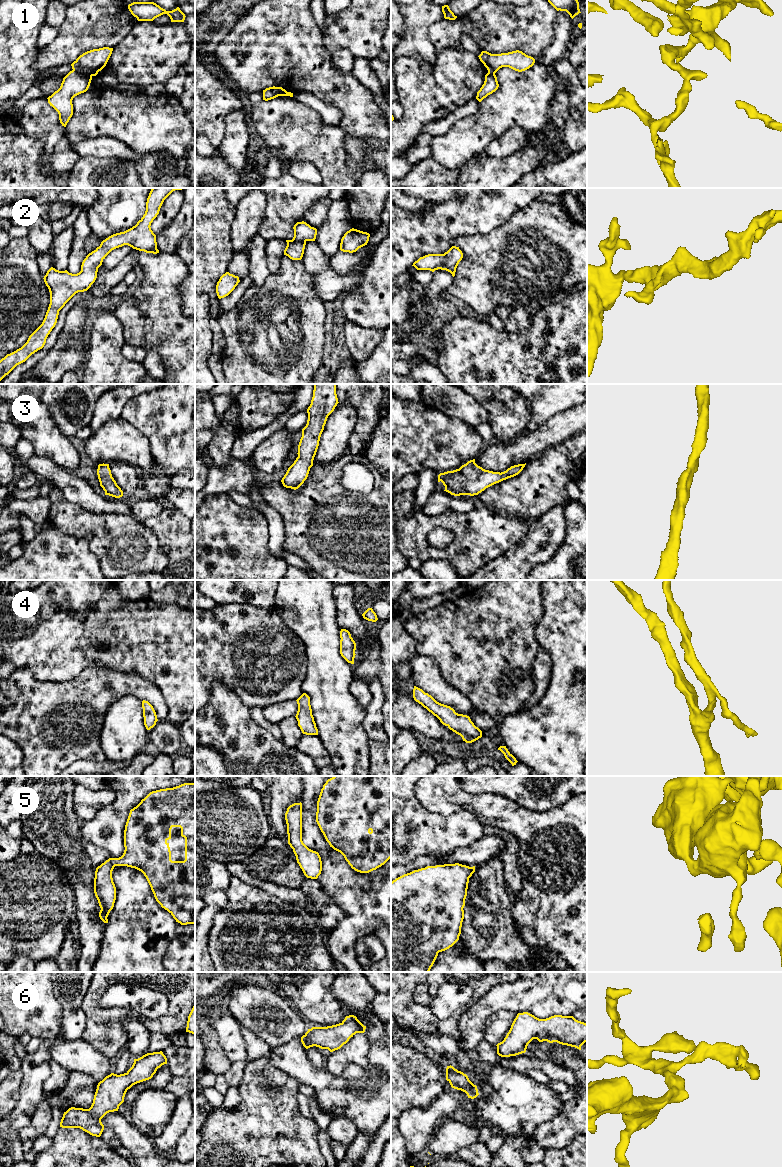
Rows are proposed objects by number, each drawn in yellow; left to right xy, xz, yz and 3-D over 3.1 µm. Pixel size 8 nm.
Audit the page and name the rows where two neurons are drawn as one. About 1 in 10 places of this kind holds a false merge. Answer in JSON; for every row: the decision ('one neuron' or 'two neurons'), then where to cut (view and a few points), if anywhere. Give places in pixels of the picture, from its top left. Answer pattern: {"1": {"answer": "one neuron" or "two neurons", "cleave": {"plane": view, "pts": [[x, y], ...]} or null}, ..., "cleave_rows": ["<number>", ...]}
{"1": {"answer": "two neurons", "cleave": {"plane": "xy", "pts": [[73, 69], [91, 76]]}}, "2": {"answer": "one neuron", "cleave": null}, "3": {"answer": "one neuron", "cleave": null}, "4": {"answer": "one neuron", "cleave": null}, "5": {"answer": "one neuron", "cleave": null}, "6": {"answer": "one neuron", "cleave": null}, "cleave_rows": ["1"]}

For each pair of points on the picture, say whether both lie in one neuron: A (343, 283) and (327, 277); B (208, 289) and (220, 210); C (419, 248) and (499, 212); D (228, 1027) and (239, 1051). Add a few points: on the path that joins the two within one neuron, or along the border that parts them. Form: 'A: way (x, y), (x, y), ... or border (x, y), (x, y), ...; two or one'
A: way (339, 283), (331, 281); one
B: way (208, 269), (208, 230); one
C: way (439, 228), (461, 215), (479, 212); one
D: way (228, 1033), (234, 1045); one

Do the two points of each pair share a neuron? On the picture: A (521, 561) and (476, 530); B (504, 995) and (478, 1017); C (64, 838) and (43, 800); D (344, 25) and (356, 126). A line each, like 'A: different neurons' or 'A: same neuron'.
A: different neurons
B: same neuron
C: same neuron
D: different neurons

